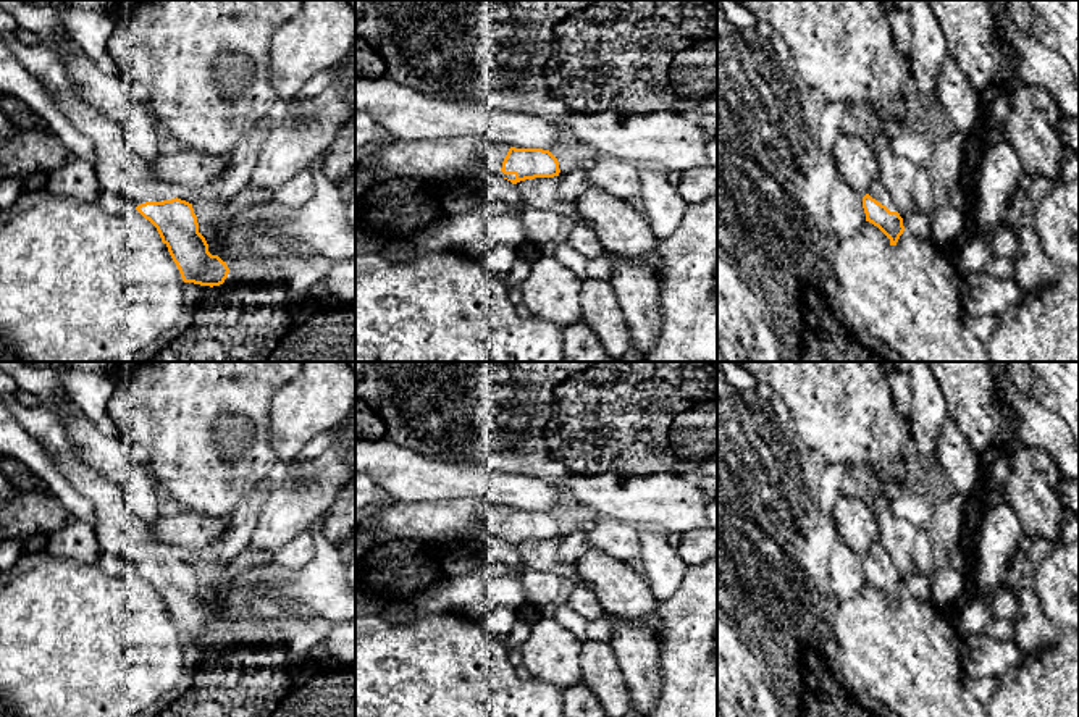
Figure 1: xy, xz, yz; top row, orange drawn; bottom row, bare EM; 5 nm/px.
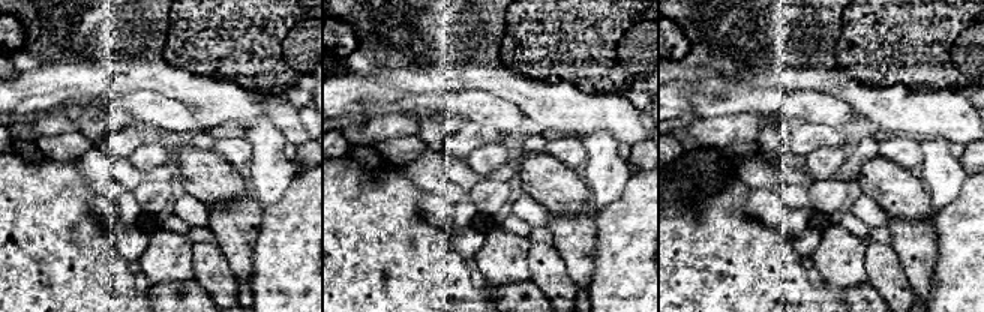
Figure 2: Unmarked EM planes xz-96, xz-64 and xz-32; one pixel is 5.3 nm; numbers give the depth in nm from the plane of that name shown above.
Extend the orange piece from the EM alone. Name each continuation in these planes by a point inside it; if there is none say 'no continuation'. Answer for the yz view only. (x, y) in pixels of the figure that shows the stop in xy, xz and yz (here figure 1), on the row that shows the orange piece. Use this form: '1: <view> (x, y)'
1: yz (877, 189)

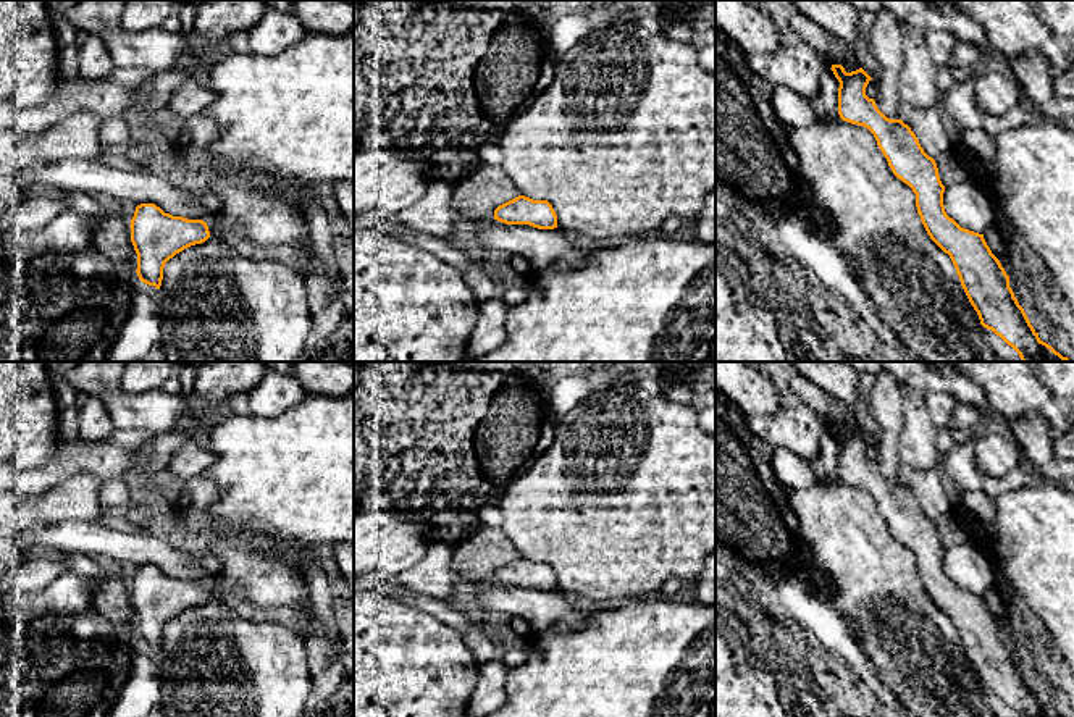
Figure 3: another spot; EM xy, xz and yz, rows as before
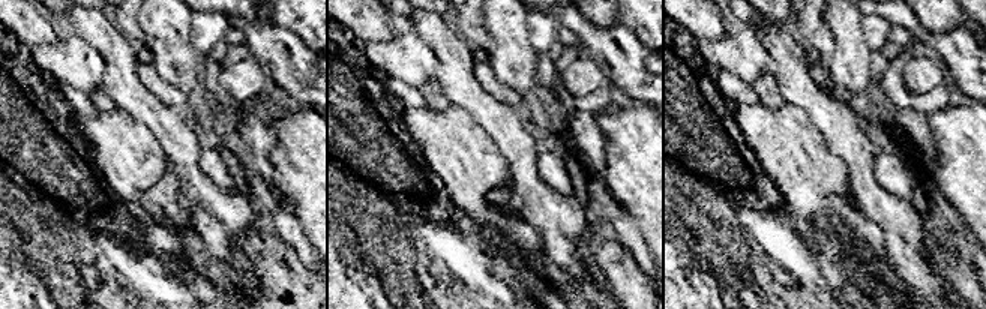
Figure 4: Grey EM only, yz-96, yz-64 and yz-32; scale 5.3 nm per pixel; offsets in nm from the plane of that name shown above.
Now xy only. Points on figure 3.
no continuation

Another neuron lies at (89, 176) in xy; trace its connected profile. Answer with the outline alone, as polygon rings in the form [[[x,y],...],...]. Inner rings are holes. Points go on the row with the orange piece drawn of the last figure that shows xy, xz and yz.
[[[71,158],[42,165],[31,173],[42,192],[82,192],[131,200],[136,205],[155,203],[165,213],[187,220],[202,220],[210,234],[234,247],[249,260],[275,260],[296,270],[305,279],[318,273],[329,279],[329,296],[344,286],[344,273],[318,260],[310,245],[263,247],[252,242],[242,231],[216,223],[218,205],[210,195],[195,194],[149,171],[121,171],[99,160]]]

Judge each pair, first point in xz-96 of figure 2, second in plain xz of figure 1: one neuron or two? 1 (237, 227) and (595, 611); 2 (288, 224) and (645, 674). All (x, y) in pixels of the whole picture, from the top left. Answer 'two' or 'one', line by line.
1: two
2: two

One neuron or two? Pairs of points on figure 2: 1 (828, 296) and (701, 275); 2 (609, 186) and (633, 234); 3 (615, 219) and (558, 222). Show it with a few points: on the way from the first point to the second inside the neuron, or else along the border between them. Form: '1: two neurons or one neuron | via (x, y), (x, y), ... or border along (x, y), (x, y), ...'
1: one neuron | via (797, 296), (732, 296)
2: two neurons | border along (635, 173), (623, 192), (599, 210)
3: two neurons | border along (599, 210), (597, 240), (593, 255)

